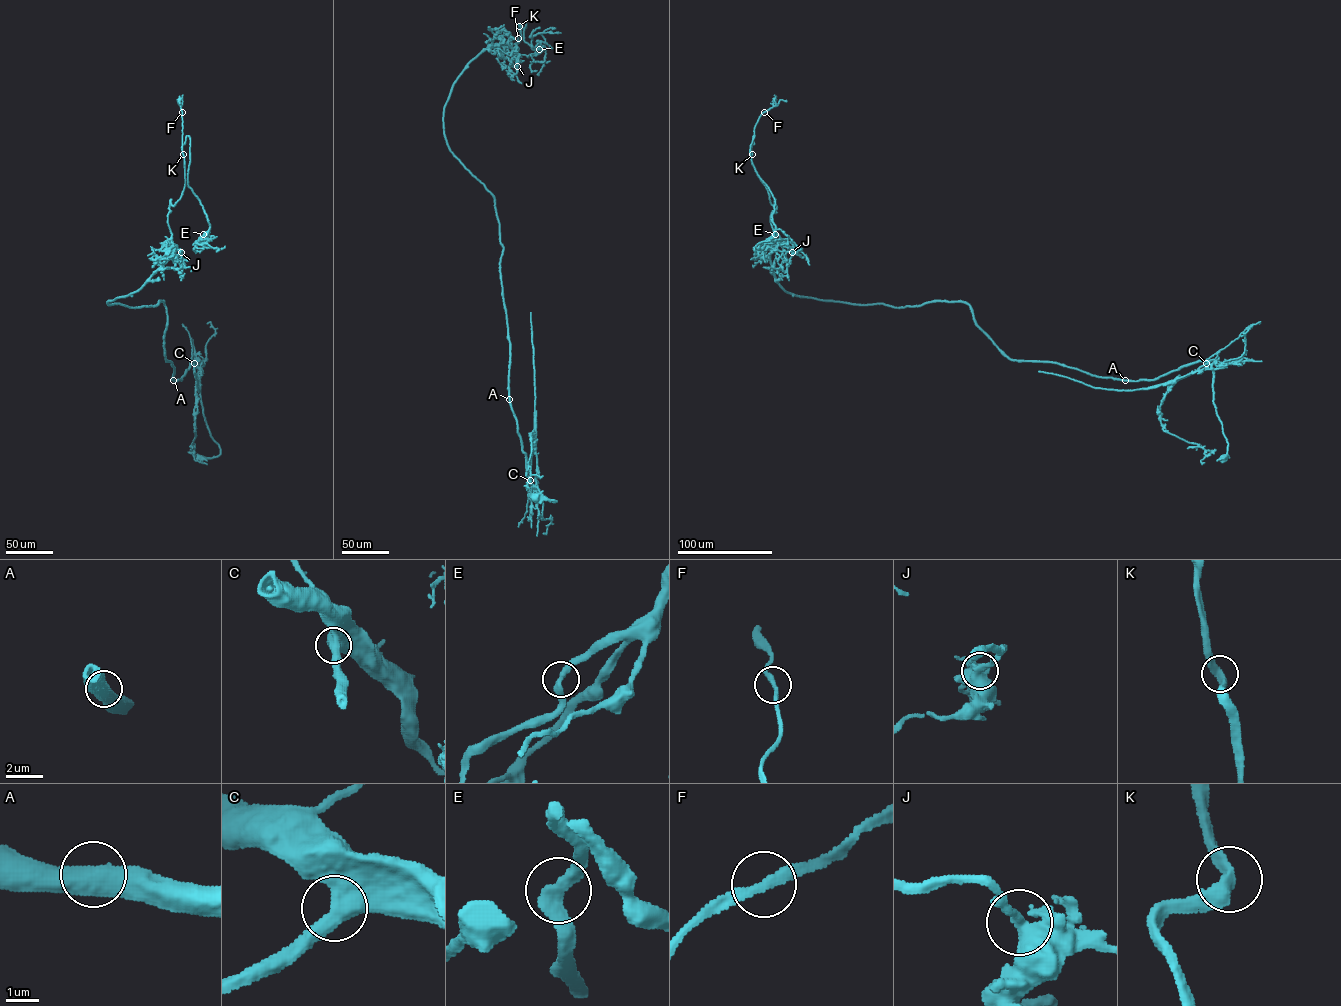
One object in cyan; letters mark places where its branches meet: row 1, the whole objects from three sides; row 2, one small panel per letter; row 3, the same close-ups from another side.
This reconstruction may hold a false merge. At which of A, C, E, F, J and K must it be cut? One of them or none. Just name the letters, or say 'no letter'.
no letter

